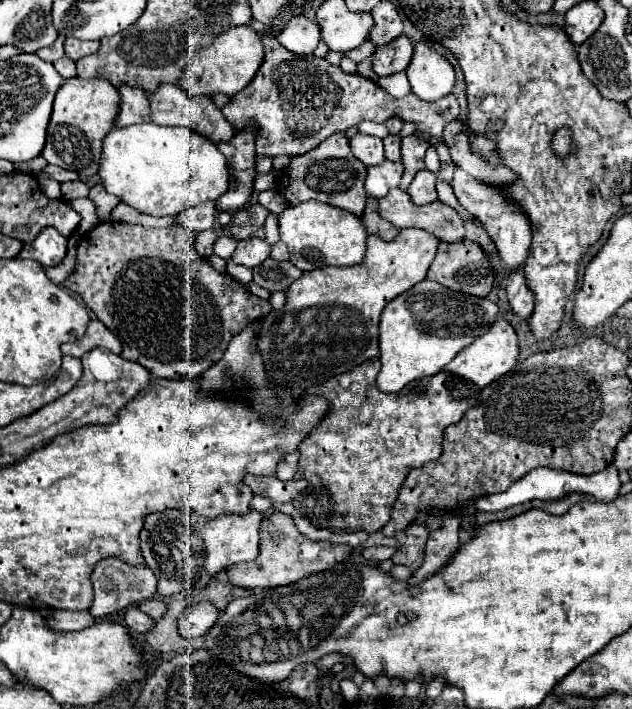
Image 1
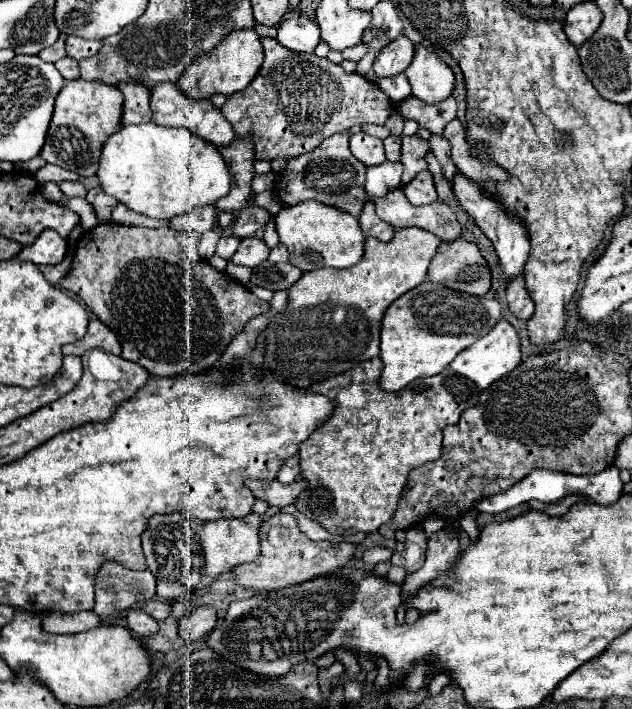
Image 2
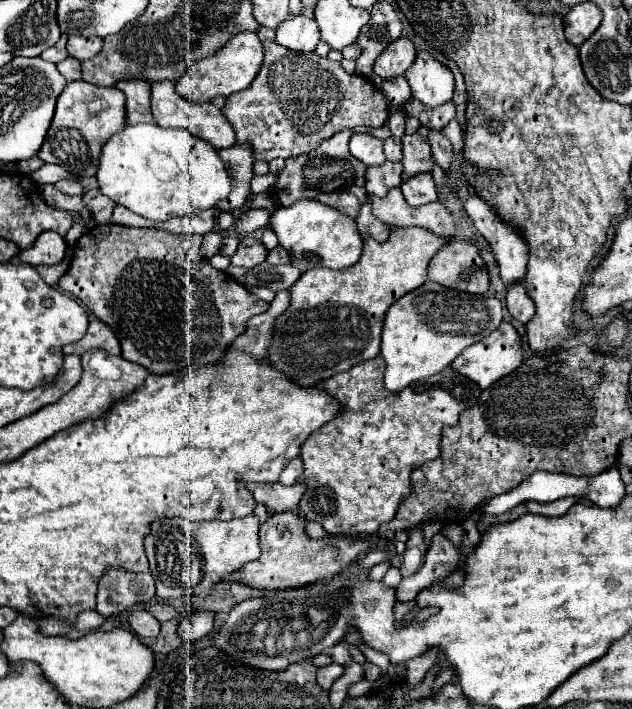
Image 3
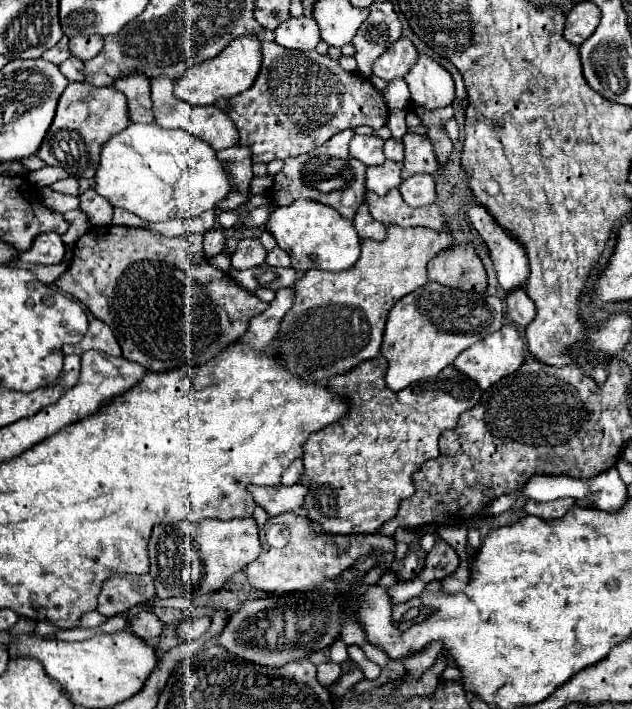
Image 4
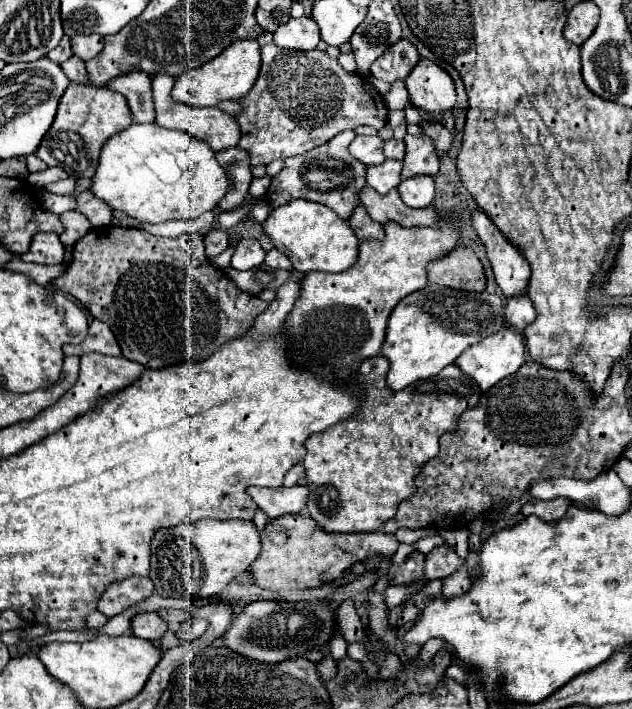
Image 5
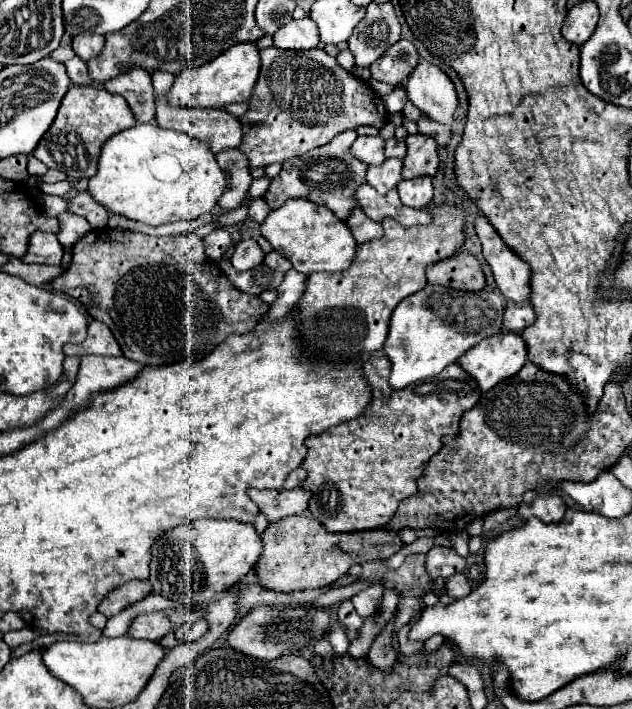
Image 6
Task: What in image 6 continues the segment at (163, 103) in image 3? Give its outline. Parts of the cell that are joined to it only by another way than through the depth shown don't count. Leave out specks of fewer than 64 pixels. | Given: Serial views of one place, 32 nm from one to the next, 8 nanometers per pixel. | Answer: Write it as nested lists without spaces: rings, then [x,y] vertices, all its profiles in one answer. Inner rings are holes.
[[[154,70],[152,72],[152,82],[154,82],[154,90],[156,90],[156,122],[160,128],[172,128],[172,130],[178,130],[178,132],[184,132],[200,142],[206,142],[208,148],[218,154],[222,150],[228,150],[228,148],[238,148],[242,144],[242,124],[240,124],[240,118],[238,116],[232,116],[228,114],[226,110],[220,110],[220,108],[206,108],[206,110],[198,110],[198,108],[172,108],[168,102],[166,102],[166,92],[170,90],[172,82],[174,82],[174,76],[170,76],[170,72],[164,72],[164,70]]]

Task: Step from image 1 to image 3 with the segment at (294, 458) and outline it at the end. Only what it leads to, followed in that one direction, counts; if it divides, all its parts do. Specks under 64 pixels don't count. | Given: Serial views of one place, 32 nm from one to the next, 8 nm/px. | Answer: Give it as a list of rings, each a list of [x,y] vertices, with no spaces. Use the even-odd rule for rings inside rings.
[[[294,458],[294,460],[286,466],[286,470],[282,472],[280,482],[286,484],[286,486],[292,486],[292,484],[300,478],[302,472],[304,472],[304,468],[302,468],[302,460],[300,460],[300,458]]]

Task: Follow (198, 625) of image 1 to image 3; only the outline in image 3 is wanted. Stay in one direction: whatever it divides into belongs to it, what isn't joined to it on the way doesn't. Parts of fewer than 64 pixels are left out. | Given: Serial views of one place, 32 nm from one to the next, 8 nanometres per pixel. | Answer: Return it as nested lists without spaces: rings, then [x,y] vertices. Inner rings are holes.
[[[194,612],[190,618],[178,624],[178,634],[184,642],[196,642],[206,634],[210,634],[212,622],[214,622],[214,616],[210,616],[210,612]]]

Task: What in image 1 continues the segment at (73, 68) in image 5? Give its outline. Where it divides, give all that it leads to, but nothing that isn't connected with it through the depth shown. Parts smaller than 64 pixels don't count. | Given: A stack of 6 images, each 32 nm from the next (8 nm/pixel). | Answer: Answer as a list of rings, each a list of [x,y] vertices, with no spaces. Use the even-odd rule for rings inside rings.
[[[60,58],[60,60],[56,60],[54,62],[54,68],[60,72],[60,76],[62,78],[74,78],[76,76],[76,62],[74,60],[70,60],[70,58]]]

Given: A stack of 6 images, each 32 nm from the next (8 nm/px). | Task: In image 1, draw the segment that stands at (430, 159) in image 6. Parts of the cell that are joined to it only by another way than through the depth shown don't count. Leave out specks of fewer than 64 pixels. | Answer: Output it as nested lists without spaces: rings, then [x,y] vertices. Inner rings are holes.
[[[406,136],[402,138],[402,164],[404,164],[404,174],[400,188],[406,190],[410,186],[410,180],[414,180],[416,172],[420,172],[424,166],[424,154],[428,150],[430,142],[418,136]]]

